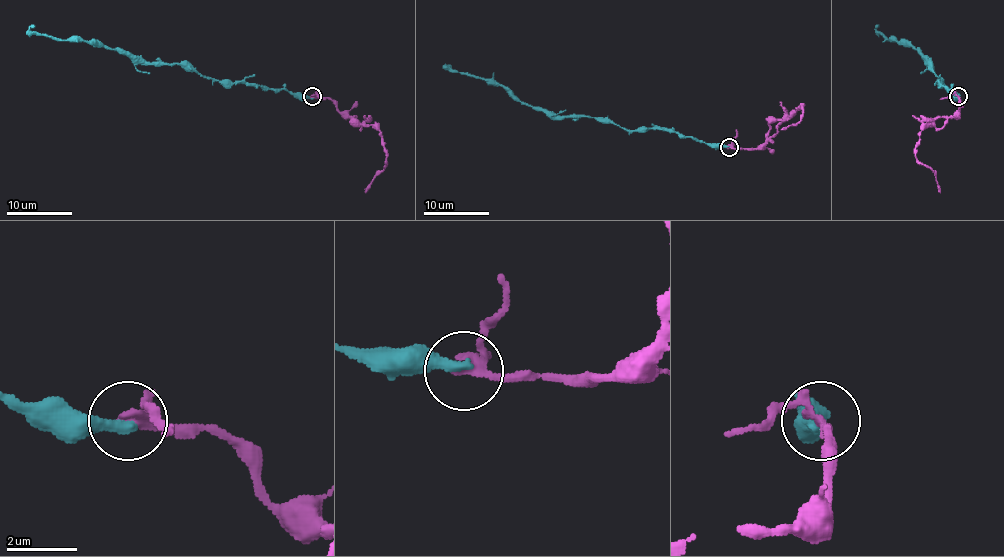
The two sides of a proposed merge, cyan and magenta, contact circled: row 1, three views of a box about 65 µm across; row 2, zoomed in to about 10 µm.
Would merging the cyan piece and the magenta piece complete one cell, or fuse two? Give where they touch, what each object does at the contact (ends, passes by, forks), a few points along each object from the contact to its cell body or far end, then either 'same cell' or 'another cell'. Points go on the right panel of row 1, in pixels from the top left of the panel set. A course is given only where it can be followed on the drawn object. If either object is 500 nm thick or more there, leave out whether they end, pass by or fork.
(958, 96) | cyan ends | magenta forks | cyan via (958, 97), (940, 82), (912, 46), (890, 41), (876, 29), (877, 24) | magenta via (958, 97), (959, 111), (941, 128), (928, 124), (920, 133), (915, 157), (928, 166), (936, 177), (940, 192) | same cell

